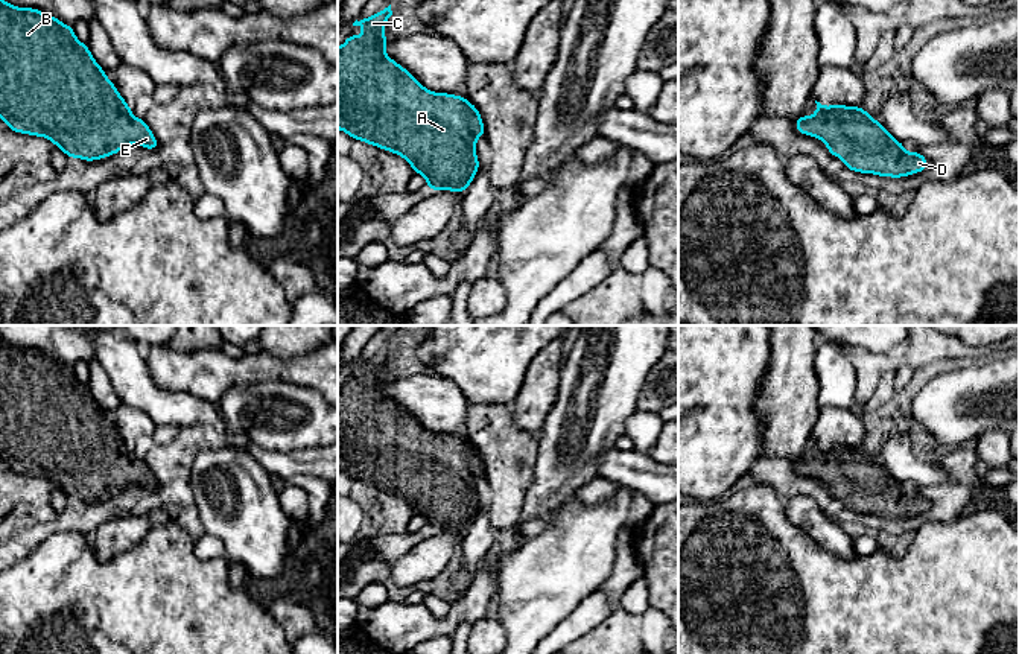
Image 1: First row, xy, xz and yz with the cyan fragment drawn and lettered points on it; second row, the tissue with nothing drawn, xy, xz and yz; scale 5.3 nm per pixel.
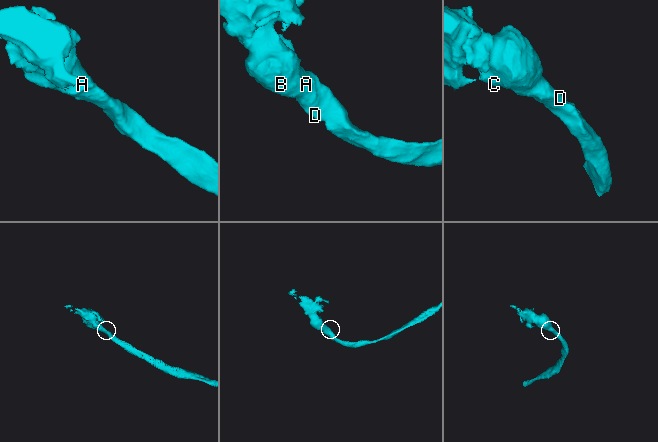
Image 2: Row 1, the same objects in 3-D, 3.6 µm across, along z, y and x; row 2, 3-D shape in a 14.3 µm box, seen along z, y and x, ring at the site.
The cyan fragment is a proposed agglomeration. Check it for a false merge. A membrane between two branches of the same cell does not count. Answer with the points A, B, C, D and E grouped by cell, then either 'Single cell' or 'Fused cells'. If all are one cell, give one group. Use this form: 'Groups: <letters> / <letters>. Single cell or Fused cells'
Groups: A B C D E. Single cell

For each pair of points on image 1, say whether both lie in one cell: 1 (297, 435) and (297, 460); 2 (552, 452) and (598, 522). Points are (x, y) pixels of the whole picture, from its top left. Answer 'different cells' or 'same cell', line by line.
1: different cells
2: different cells

